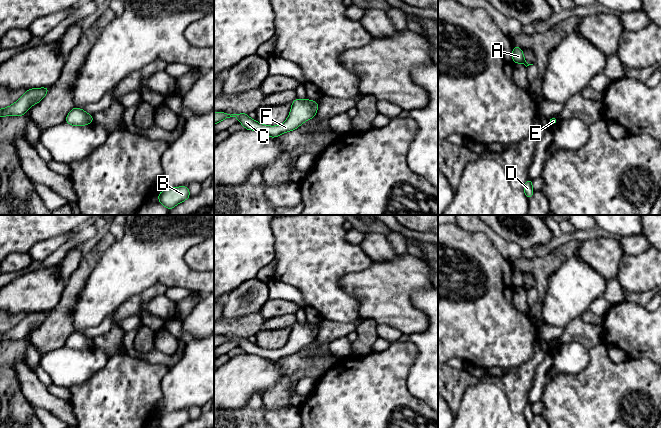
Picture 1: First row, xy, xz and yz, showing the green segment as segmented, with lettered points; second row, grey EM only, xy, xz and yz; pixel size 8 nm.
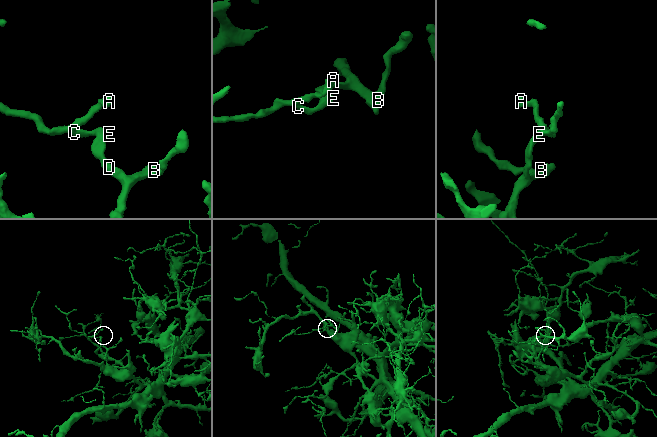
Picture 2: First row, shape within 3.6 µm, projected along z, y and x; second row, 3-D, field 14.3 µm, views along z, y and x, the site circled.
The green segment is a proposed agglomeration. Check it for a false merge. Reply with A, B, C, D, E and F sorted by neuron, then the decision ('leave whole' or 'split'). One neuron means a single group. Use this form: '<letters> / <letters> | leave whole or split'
A B C D E F | leave whole

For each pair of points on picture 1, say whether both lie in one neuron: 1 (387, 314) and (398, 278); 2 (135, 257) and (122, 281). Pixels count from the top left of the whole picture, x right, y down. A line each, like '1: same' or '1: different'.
1: same
2: same

